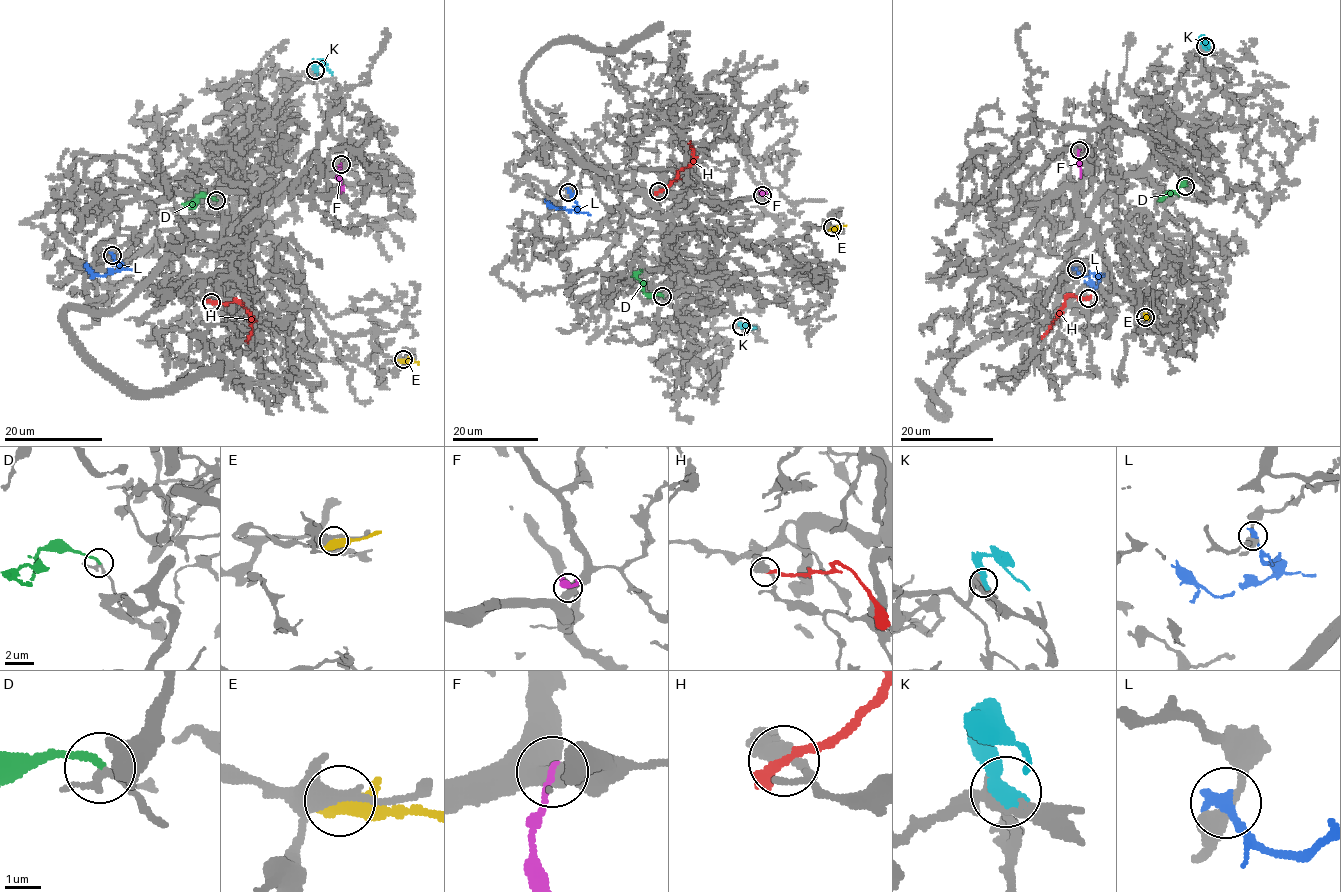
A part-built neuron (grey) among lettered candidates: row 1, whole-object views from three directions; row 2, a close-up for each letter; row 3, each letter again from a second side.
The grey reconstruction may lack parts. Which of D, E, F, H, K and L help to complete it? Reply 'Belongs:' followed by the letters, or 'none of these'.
Belongs: D, K

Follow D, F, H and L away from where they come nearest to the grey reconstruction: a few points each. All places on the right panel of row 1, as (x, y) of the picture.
D: (1185, 186), (1183, 184), (1158, 201)
F: (1079, 150), (1080, 177)
H: (1088, 298), (1068, 296), (1065, 298), (1061, 313), (1041, 339)
L: (1076, 269), (1082, 276), (1096, 274), (1099, 277), (1095, 288), (1085, 281)

